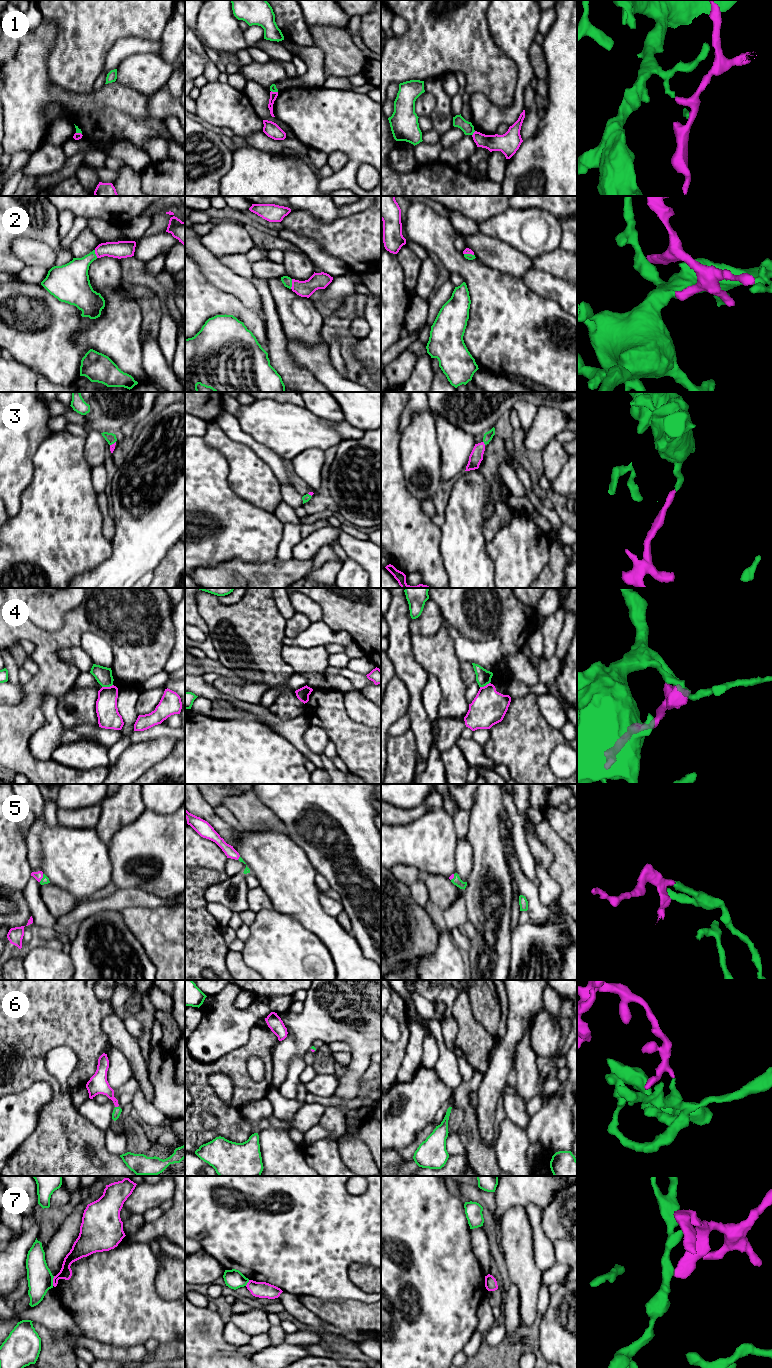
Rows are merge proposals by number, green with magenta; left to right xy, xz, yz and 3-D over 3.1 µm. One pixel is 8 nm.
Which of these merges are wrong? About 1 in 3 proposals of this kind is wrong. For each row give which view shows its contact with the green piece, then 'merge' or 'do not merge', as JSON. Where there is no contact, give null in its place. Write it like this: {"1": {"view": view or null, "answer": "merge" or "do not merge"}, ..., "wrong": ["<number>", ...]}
{"1": {"view": "yz", "answer": "do not merge"}, "2": {"view": "xz", "answer": "merge"}, "3": {"view": "yz", "answer": "merge"}, "4": {"view": "xy", "answer": "do not merge"}, "5": {"view": "xy", "answer": "merge"}, "6": {"view": "xy", "answer": "merge"}, "7": {"view": "xy", "answer": "do not merge"}, "wrong": ["1", "4", "7"]}

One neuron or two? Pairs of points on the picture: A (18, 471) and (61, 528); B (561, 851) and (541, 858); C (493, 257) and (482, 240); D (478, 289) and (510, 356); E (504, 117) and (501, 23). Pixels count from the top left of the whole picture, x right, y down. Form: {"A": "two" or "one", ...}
{"A": "two", "B": "two", "C": "one", "D": "one", "E": "one"}

